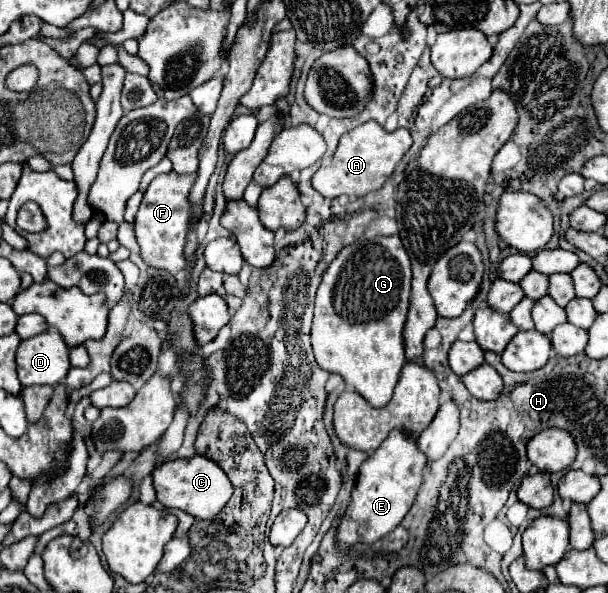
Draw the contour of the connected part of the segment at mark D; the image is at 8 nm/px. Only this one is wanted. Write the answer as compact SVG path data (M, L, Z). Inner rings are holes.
M46 330L38 336L20 340L16 352L20 384L60 384L70 370L68 352L68 346L56 330Z

